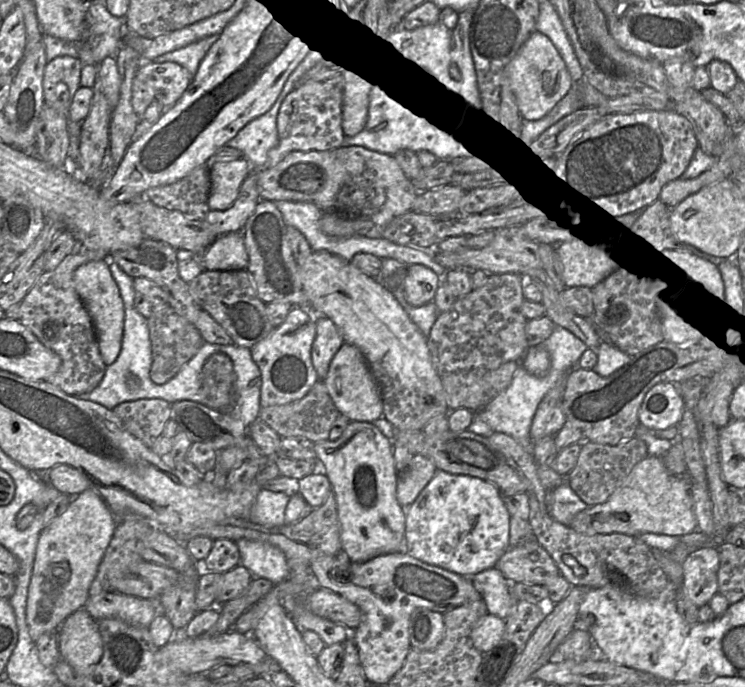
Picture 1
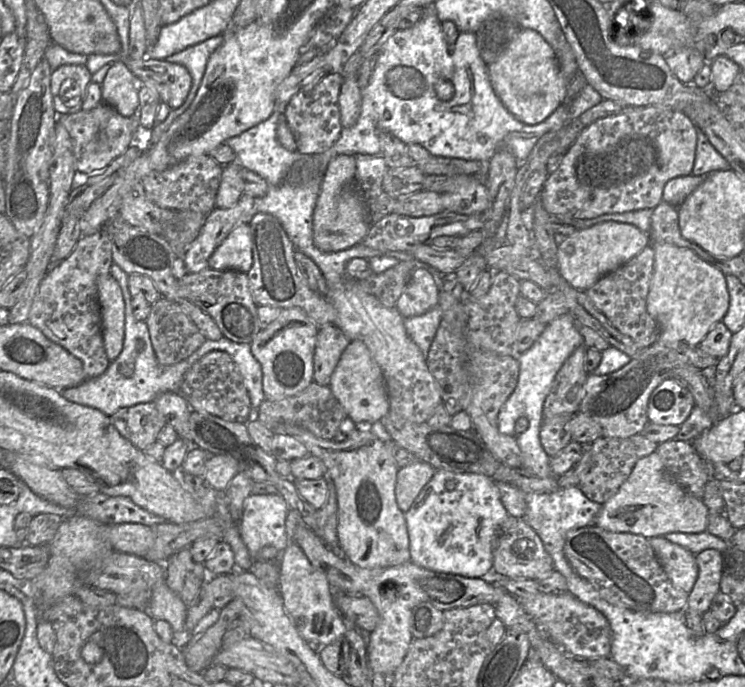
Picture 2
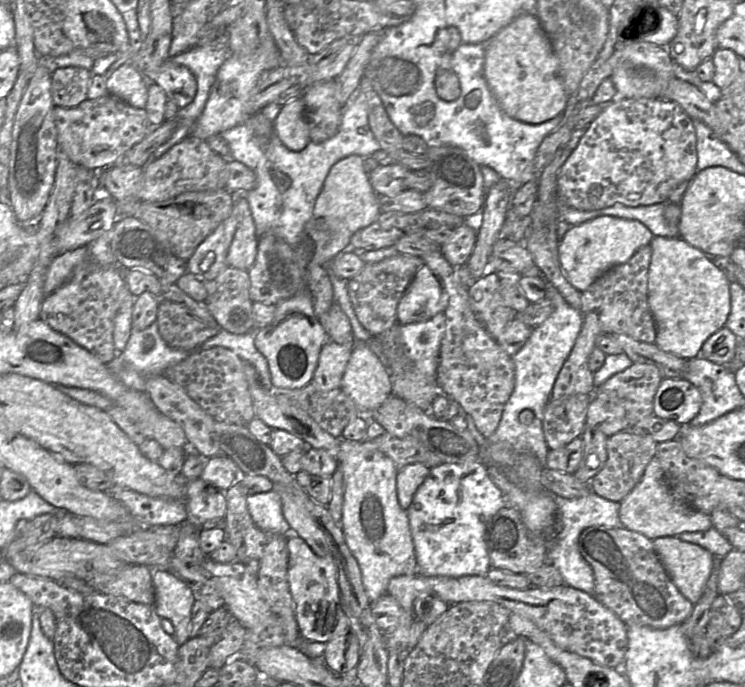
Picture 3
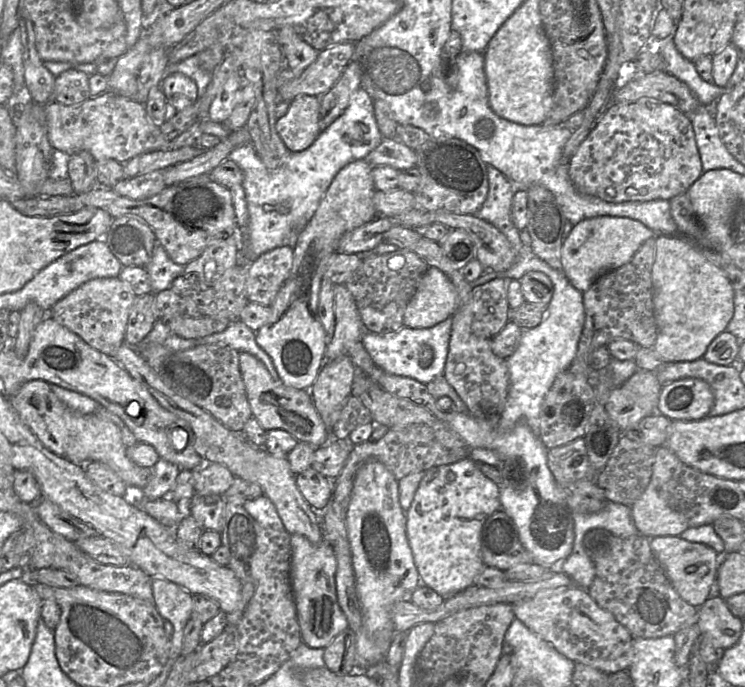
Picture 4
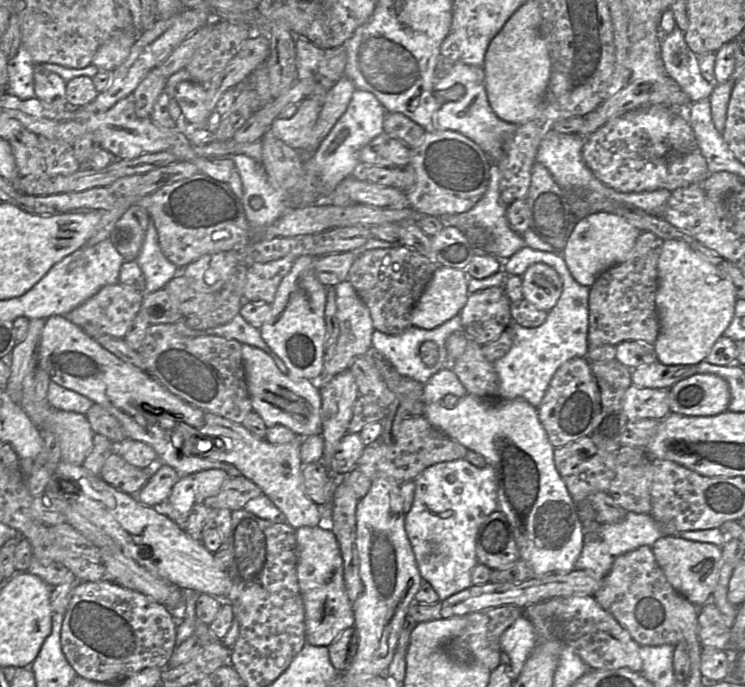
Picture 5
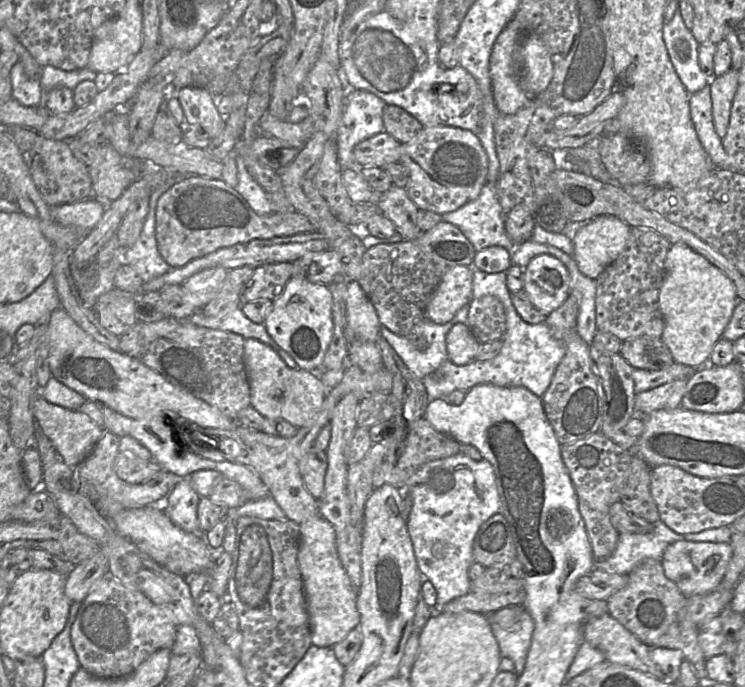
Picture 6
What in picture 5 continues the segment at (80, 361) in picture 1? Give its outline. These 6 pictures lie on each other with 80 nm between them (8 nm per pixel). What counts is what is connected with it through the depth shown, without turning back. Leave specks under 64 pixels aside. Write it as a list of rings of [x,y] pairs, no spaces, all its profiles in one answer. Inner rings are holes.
[[[118,282],[103,287],[66,318],[81,329],[95,326],[101,333],[124,339],[142,301],[143,294]]]

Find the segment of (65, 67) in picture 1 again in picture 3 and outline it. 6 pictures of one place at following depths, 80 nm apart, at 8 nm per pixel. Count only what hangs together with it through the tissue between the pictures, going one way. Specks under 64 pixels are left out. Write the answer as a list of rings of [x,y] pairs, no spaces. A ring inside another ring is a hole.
[[[74,66],[52,72],[51,94],[54,105],[71,108],[87,100],[92,75],[91,71]]]

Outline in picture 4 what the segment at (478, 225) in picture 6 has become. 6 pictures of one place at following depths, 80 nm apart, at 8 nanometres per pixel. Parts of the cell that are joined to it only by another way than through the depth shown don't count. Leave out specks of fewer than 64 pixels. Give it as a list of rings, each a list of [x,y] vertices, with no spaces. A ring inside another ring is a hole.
[[[490,165],[487,167],[487,176],[487,196],[475,215],[498,229],[513,249],[520,253],[525,249],[520,239],[520,232],[511,220],[511,204],[516,191],[527,188],[509,181],[502,172]]]

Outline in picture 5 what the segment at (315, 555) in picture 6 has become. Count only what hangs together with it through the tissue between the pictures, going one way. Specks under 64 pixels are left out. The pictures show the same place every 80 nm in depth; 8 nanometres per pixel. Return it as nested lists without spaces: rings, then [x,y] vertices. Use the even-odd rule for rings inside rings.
[[[329,525],[302,526],[296,529],[296,541],[297,577],[305,609],[306,642],[328,647],[355,623],[354,603],[349,600],[345,589],[340,548]]]

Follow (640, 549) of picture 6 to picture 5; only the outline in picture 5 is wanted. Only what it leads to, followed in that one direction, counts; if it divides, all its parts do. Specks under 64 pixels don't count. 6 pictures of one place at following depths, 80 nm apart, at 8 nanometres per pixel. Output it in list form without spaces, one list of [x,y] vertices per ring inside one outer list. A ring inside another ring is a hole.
[[[627,512],[626,517],[621,522],[602,523],[597,533],[584,532],[584,544],[581,554],[575,563],[575,569],[592,571],[602,579],[609,572],[618,556],[643,545],[651,548],[655,541],[663,536],[664,534],[653,516]]]

